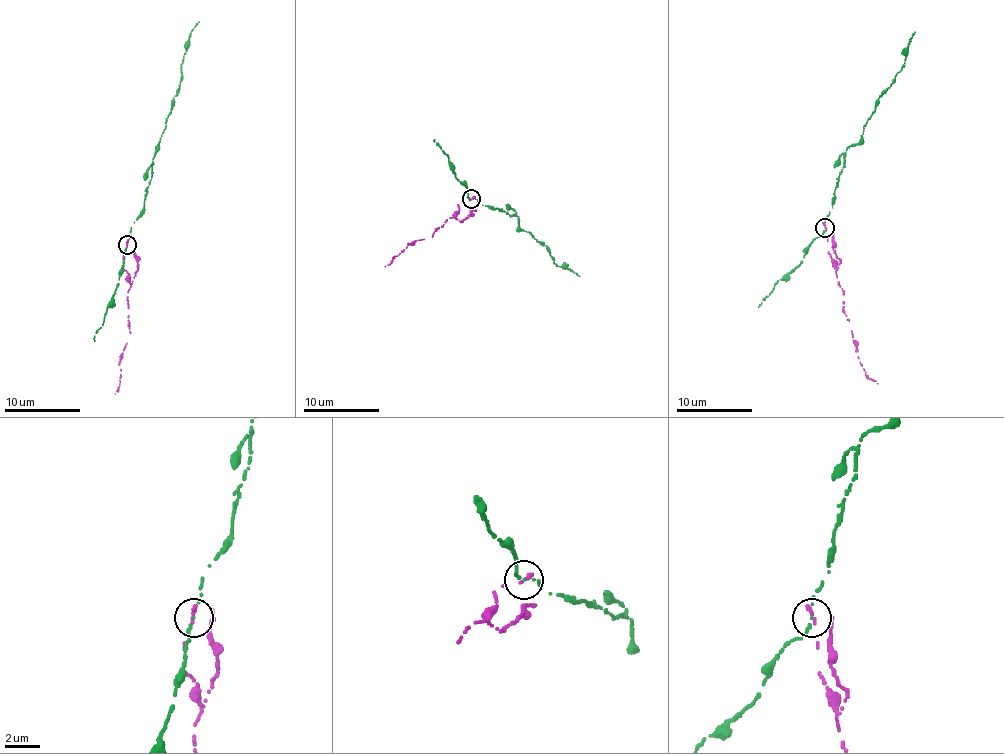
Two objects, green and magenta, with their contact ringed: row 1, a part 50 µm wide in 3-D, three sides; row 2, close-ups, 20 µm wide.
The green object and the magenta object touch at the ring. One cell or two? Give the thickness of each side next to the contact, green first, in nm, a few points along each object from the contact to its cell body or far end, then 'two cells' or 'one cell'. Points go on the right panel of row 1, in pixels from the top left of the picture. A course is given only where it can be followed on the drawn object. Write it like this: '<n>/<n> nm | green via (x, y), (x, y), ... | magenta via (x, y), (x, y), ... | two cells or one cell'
170/240 nm | green via (824, 227), (843, 168), (843, 153), (861, 139), (876, 100), (891, 85), (904, 63), (905, 49), (914, 32) | magenta via (824, 227), (832, 236), (840, 264), (836, 276), (842, 289), (842, 311), (849, 321), (859, 362), (877, 384) | two cells

